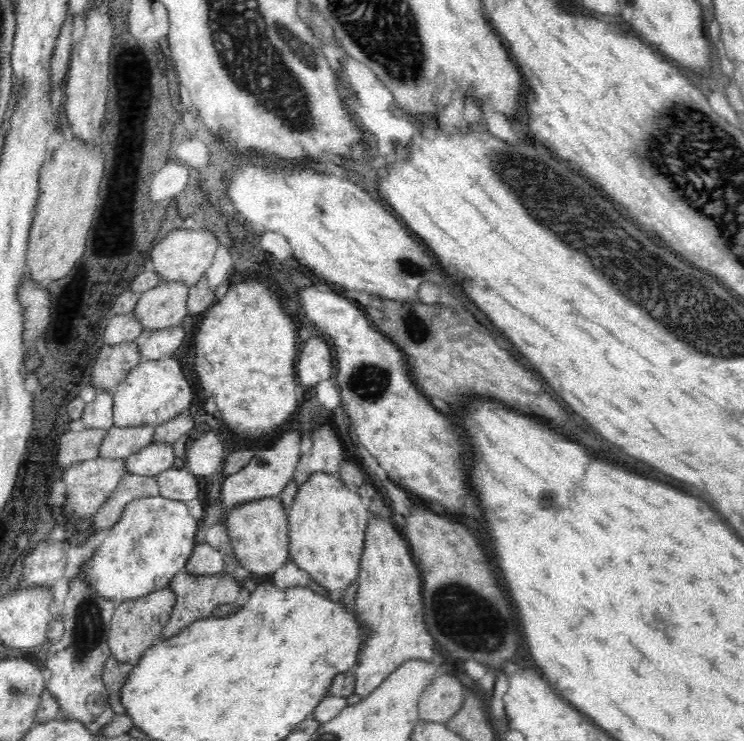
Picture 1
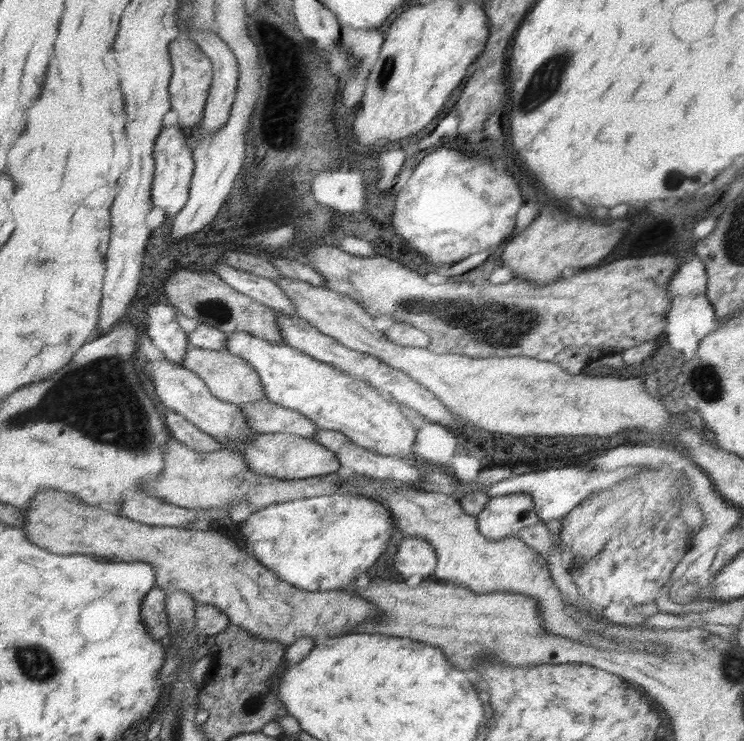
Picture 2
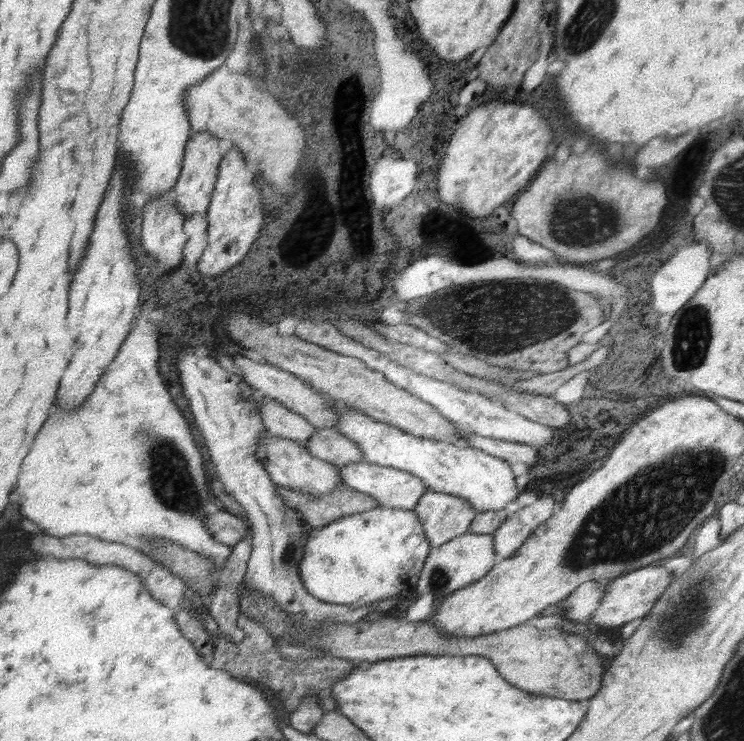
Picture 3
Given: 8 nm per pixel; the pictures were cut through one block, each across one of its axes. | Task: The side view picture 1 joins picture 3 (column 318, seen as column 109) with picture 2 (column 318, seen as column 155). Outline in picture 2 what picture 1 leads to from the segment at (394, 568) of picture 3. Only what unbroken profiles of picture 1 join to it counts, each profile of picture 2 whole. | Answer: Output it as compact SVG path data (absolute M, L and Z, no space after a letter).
M334 494L270 504L240 522L239 530L256 560L274 571L280 580L302 590L326 592L354 584L360 574L374 566L388 546L392 522L392 514L380 502L362 495Z

